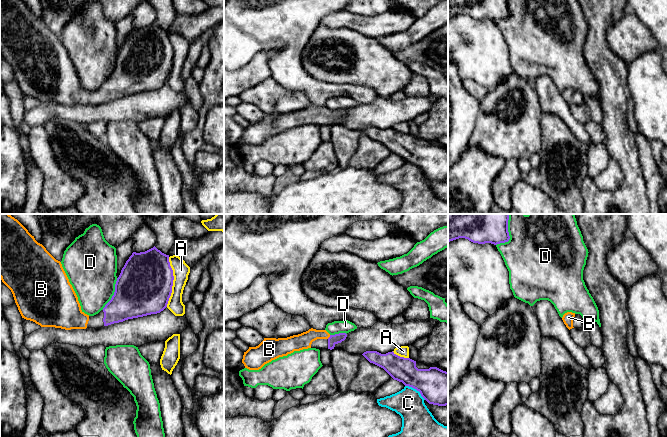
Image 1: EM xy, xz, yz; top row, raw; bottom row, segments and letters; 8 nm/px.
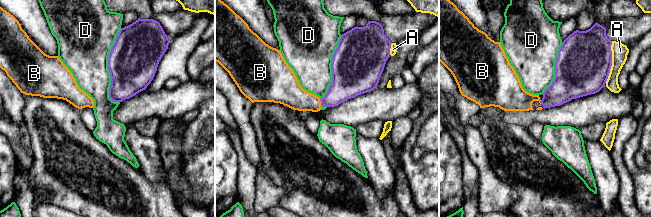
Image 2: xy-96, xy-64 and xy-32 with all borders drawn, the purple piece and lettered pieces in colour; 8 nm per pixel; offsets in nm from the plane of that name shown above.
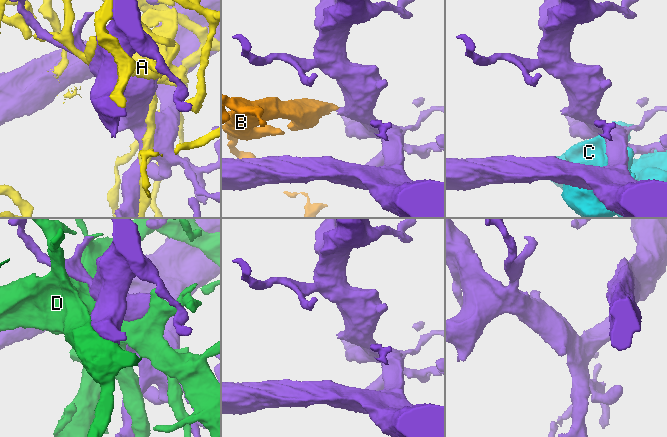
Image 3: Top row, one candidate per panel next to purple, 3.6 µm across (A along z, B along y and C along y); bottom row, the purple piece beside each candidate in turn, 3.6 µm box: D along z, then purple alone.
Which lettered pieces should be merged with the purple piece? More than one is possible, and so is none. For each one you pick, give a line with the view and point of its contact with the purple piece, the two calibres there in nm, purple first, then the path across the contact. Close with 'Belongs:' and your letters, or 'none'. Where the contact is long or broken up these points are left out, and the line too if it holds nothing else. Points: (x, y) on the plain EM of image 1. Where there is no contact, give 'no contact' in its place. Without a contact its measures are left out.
B: xz (329, 113) | 80/130 nm | across xz (337, 114), (329, 113), (310, 111), (304, 116)
Belongs: B

